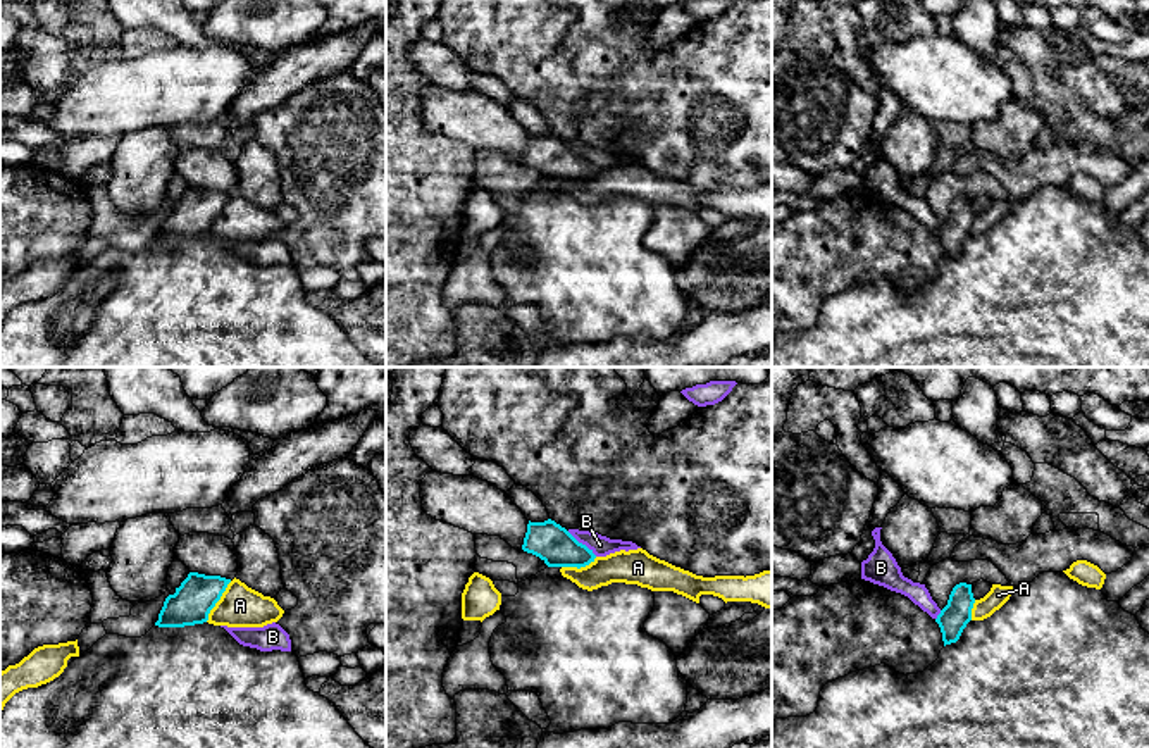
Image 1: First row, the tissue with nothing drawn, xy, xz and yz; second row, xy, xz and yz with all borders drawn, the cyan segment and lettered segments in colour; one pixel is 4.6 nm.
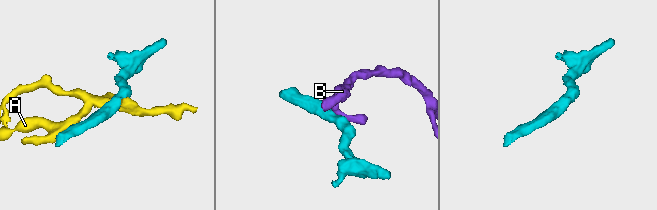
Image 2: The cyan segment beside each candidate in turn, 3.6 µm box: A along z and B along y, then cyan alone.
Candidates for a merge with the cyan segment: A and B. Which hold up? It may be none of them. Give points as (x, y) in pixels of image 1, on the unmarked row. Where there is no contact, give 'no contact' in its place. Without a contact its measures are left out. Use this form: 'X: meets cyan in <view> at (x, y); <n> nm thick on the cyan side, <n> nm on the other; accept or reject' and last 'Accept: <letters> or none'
A: meets cyan in xy at (217, 214); 190 nm thick on the cyan side, 190 nm on the other; reject
B: meets cyan in xz at (581, 157); 180 nm thick on the cyan side, 90 nm on the other; reject
Accept: none

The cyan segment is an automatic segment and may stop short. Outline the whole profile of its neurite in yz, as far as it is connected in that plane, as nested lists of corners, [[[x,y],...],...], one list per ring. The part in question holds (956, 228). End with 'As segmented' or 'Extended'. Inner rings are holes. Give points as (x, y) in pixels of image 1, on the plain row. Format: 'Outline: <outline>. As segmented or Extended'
Outline: [[[960,196],[953,202],[947,219],[935,233],[942,246],[944,260],[960,253],[963,243],[972,234],[973,217],[972,198]]]. As segmented

